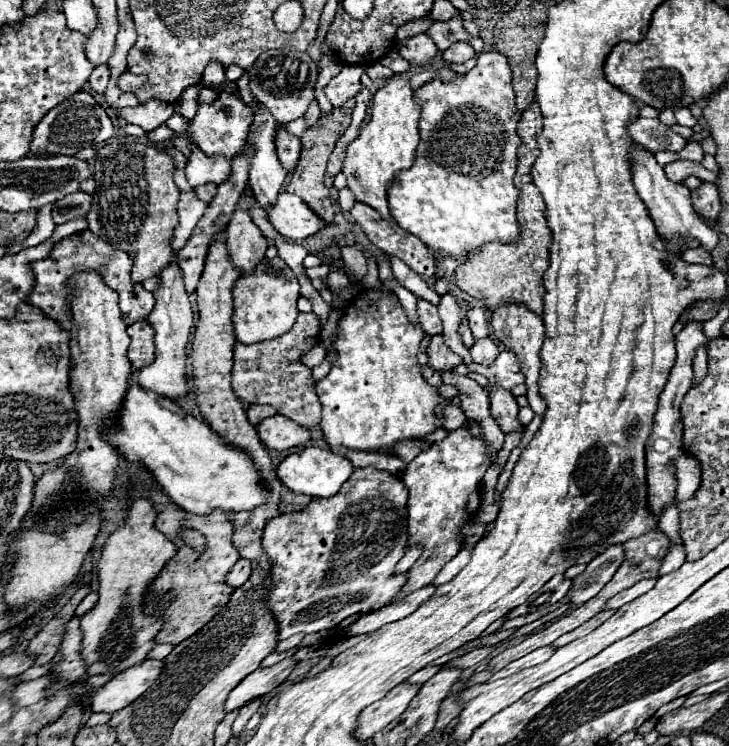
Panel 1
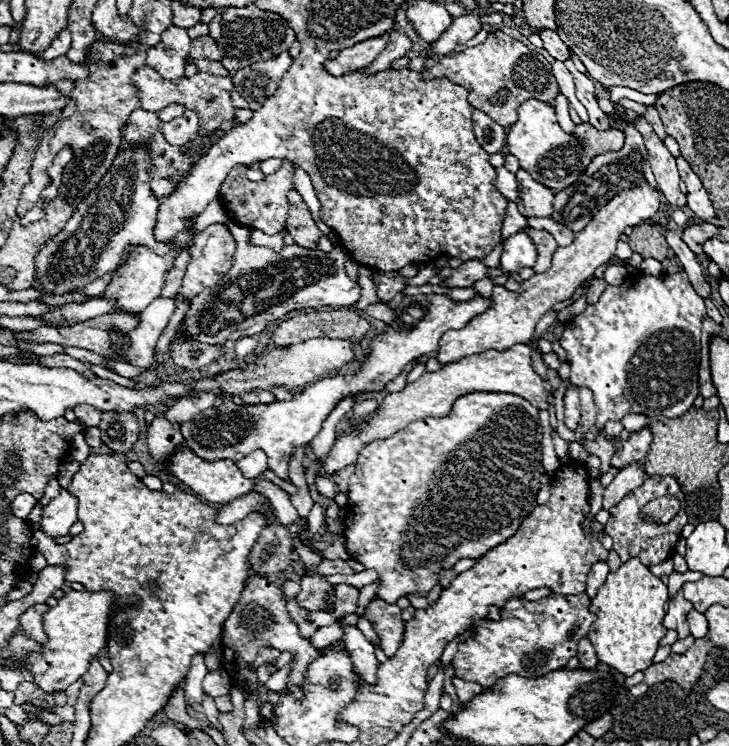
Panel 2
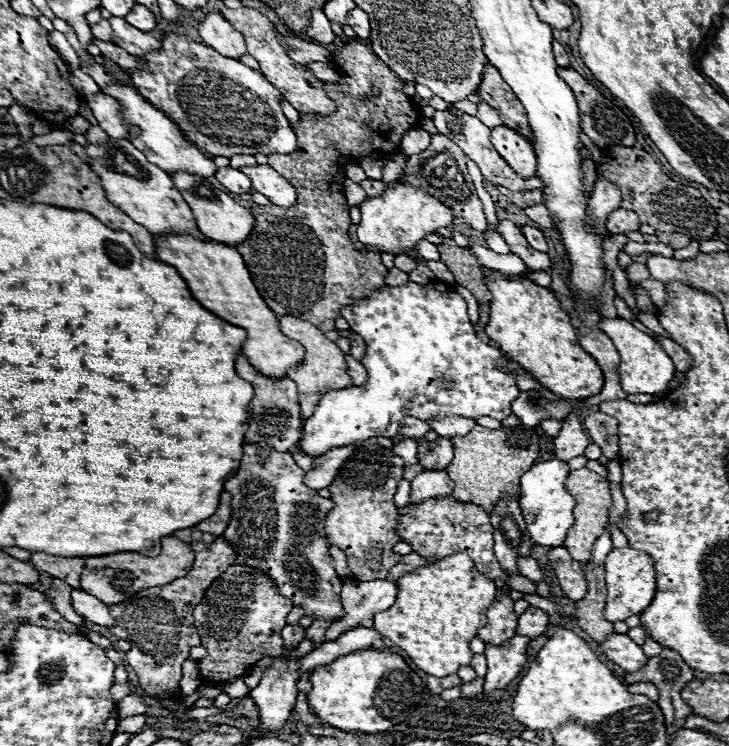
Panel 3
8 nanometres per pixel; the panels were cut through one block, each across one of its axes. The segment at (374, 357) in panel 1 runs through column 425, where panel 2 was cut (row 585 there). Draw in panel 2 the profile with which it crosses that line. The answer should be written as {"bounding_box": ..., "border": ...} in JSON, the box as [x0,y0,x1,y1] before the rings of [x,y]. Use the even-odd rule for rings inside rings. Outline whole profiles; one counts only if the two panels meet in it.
{"bounding_box":[344,392,546,604],"border":[[[506,392],[498,394],[486,394],[486,396],[462,396],[454,402],[454,410],[448,416],[442,418],[432,418],[428,416],[426,420],[416,420],[414,424],[406,426],[402,432],[396,432],[390,438],[384,440],[374,440],[362,452],[358,454],[356,462],[356,472],[348,480],[348,508],[346,508],[346,518],[344,518],[344,538],[346,538],[346,550],[348,554],[364,564],[366,570],[376,570],[378,572],[378,592],[376,598],[386,600],[386,604],[396,604],[398,598],[418,594],[426,596],[436,584],[438,584],[438,572],[452,568],[458,560],[462,558],[474,558],[480,560],[488,550],[496,548],[498,544],[504,544],[508,538],[512,538],[524,518],[534,510],[536,506],[536,494],[540,490],[540,480],[546,474],[542,468],[542,426],[540,426],[540,410],[534,408],[528,400],[522,400],[522,396],[508,396]]]}

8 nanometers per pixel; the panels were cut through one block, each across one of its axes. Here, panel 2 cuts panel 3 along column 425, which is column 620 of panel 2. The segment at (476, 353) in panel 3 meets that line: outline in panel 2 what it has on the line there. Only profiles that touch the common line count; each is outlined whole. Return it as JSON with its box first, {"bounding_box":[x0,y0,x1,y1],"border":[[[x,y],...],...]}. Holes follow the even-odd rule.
{"bounding_box":[560,272,708,430],"border":[[[686,272],[676,274],[630,274],[622,286],[608,286],[596,304],[574,316],[560,338],[572,364],[570,382],[574,386],[588,386],[596,402],[596,426],[602,430],[608,420],[622,420],[630,412],[646,414],[650,418],[666,416],[678,418],[694,406],[700,394],[698,366],[700,366],[700,334],[702,320],[708,318],[704,298],[696,294]]]}

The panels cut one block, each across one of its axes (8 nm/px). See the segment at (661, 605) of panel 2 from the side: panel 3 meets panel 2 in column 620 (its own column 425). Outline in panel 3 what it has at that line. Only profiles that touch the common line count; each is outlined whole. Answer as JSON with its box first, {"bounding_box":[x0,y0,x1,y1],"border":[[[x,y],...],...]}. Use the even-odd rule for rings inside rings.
{"bounding_box":[372,554,498,678],"border":[[[452,554],[400,576],[396,580],[396,586],[400,588],[400,592],[396,594],[396,602],[388,610],[374,614],[372,628],[378,630],[384,638],[392,640],[398,648],[402,648],[406,656],[414,662],[414,666],[430,676],[442,678],[448,674],[456,674],[460,666],[468,666],[472,658],[472,652],[468,650],[468,642],[470,638],[476,636],[478,628],[484,626],[486,622],[484,610],[492,604],[492,600],[498,594],[494,580],[482,576],[466,554]]]}

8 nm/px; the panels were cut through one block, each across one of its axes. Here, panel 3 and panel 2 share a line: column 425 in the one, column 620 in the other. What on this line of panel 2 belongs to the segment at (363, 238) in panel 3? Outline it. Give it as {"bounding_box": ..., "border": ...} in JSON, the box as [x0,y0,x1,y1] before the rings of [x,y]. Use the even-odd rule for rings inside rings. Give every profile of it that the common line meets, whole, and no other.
{"bounding_box":[436,182,662,364],"border":[[[648,182],[636,184],[626,192],[618,192],[614,200],[610,200],[604,208],[596,212],[594,220],[582,232],[576,232],[574,242],[570,246],[558,246],[558,250],[552,256],[552,266],[544,274],[534,274],[532,278],[524,280],[516,292],[510,292],[504,286],[494,286],[492,290],[494,306],[488,312],[474,316],[474,320],[470,320],[466,328],[444,332],[442,340],[438,342],[440,348],[436,352],[436,360],[440,364],[448,364],[486,350],[508,350],[514,344],[528,344],[532,340],[536,322],[556,302],[568,300],[576,292],[576,288],[594,274],[598,266],[614,258],[616,242],[624,234],[626,226],[638,226],[644,220],[652,218],[660,210],[660,204],[662,204],[660,190],[650,186]]]}

